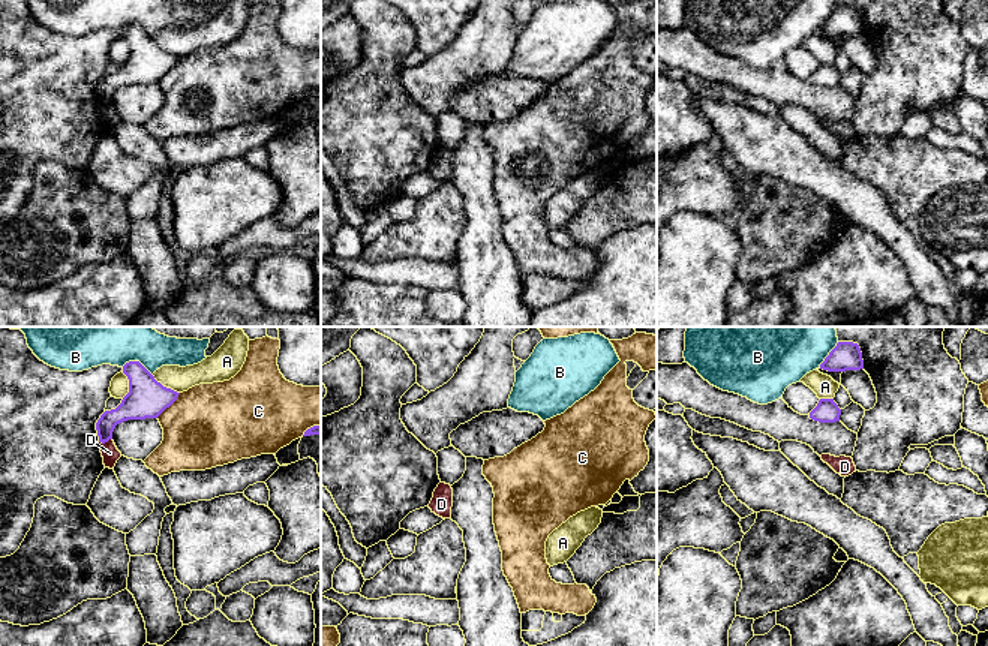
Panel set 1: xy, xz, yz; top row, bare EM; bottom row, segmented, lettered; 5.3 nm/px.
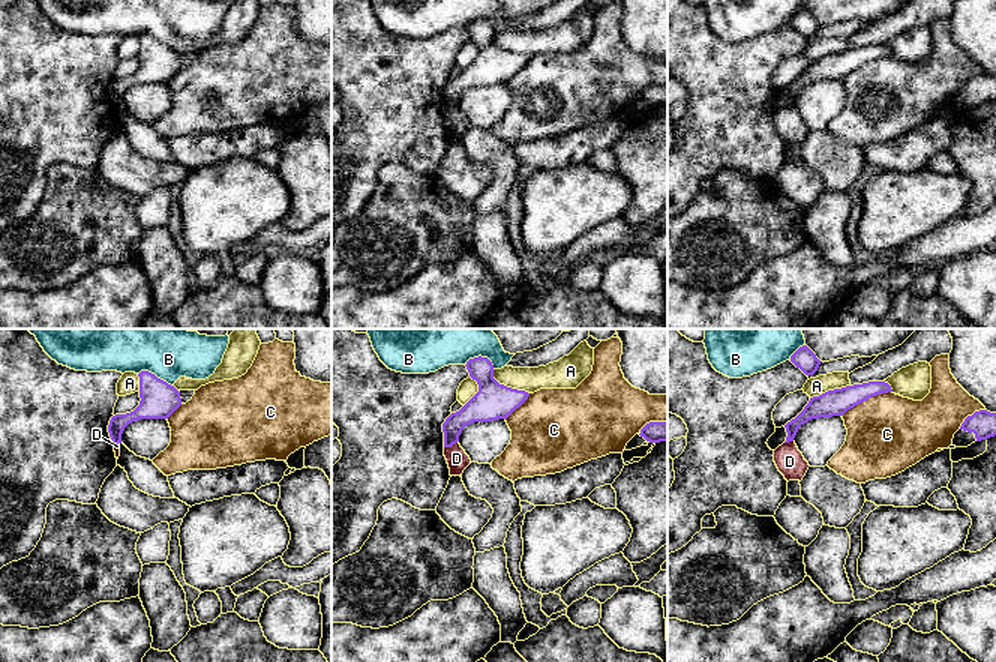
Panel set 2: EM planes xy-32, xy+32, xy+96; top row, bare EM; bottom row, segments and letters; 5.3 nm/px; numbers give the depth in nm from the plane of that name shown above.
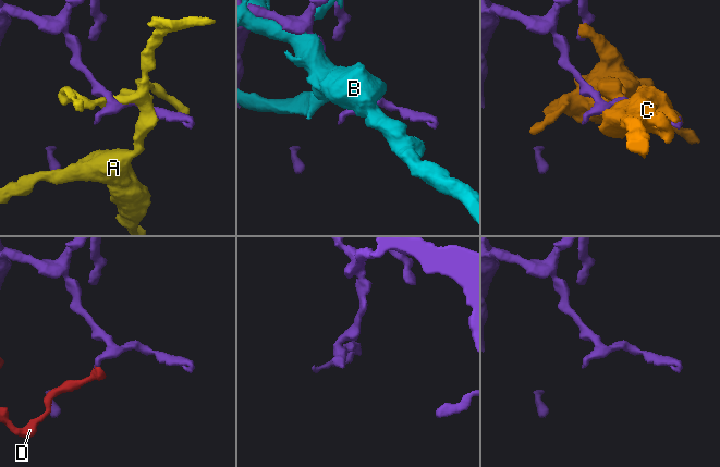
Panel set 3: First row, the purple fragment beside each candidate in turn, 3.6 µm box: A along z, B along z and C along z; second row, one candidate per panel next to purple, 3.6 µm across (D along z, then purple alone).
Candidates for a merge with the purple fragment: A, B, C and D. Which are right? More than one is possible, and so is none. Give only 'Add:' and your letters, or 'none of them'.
Add: D

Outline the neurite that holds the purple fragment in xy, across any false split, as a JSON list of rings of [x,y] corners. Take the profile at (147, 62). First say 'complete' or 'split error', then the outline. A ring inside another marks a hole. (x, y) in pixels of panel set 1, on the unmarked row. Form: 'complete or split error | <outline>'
split error | [[[139,25],[126,27],[123,37],[129,43],[129,57],[115,73],[105,75],[96,87],[103,129],[109,133],[114,133],[121,121],[112,105],[115,90],[127,84],[157,82],[180,58],[157,46]]]

